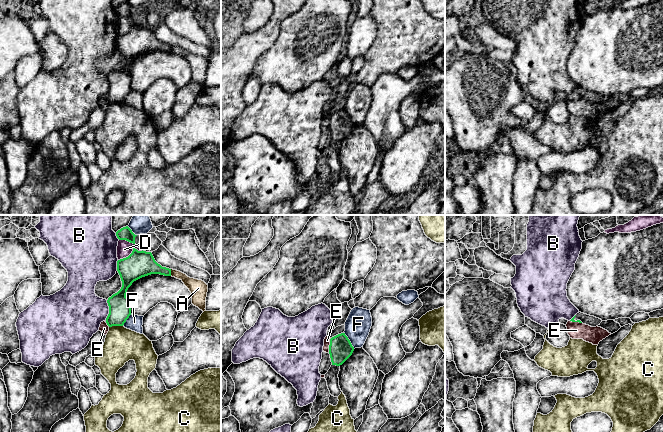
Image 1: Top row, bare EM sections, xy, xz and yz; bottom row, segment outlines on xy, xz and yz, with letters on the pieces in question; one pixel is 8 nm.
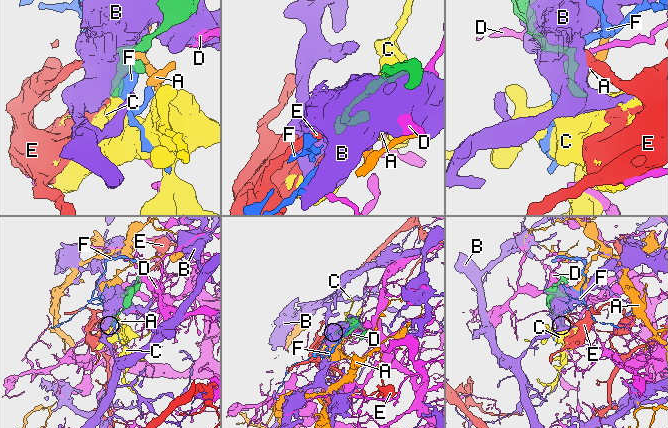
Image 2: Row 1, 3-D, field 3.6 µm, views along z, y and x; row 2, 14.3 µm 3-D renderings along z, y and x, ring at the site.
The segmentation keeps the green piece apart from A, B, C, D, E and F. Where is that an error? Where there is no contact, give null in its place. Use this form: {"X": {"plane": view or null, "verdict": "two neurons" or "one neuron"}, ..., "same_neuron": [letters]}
{"A": {"plane": "xy", "verdict": "two neurons"}, "B": {"plane": "xy", "verdict": "two neurons"}, "C": {"plane": "xy", "verdict": "two neurons"}, "D": {"plane": "xy", "verdict": "two neurons"}, "E": {"plane": "xz", "verdict": "two neurons"}, "F": {"plane": "xz", "verdict": "two neurons"}, "same_neuron": []}

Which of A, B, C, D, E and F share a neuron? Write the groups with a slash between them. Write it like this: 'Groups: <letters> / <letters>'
Groups: A / B / C / D / E / F

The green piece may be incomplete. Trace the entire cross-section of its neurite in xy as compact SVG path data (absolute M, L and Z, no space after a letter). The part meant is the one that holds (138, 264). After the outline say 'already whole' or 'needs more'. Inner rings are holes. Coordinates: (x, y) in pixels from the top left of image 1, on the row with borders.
M135 248L128 257L117 261L117 271L122 287L107 300L109 314L106 323L109 327L123 326L131 315L131 302L126 294L134 281L151 274L171 276L171 269L158 264L151 252L138 251Z; already whole

